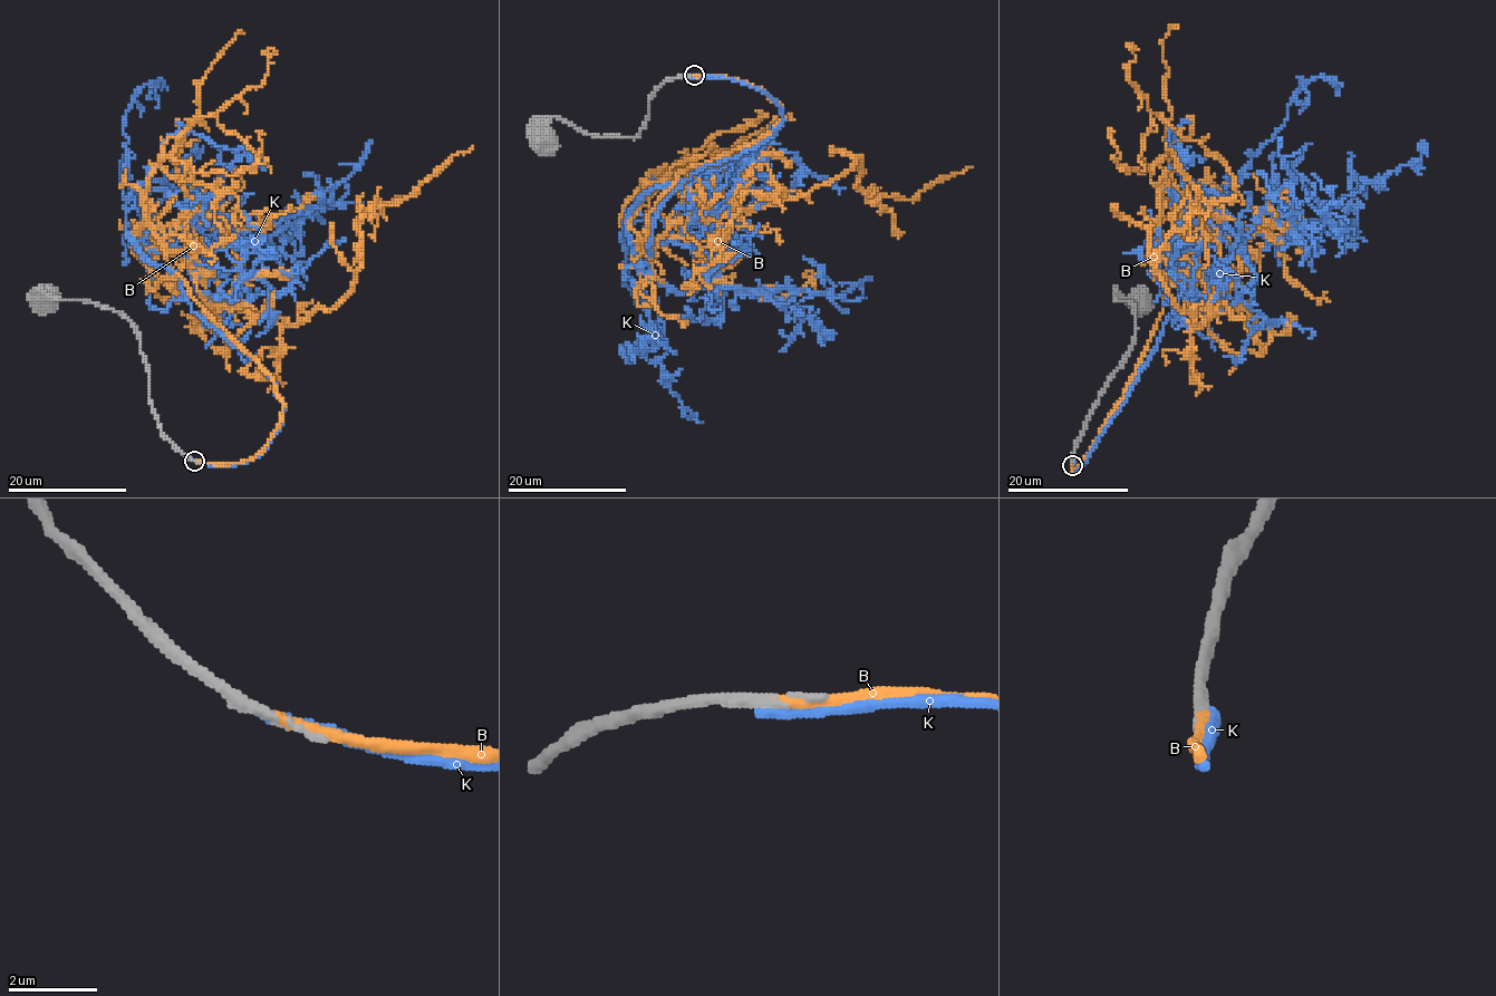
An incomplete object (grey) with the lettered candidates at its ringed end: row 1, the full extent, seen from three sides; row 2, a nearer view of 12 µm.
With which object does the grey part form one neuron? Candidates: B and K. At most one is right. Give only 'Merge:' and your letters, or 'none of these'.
Merge: B

